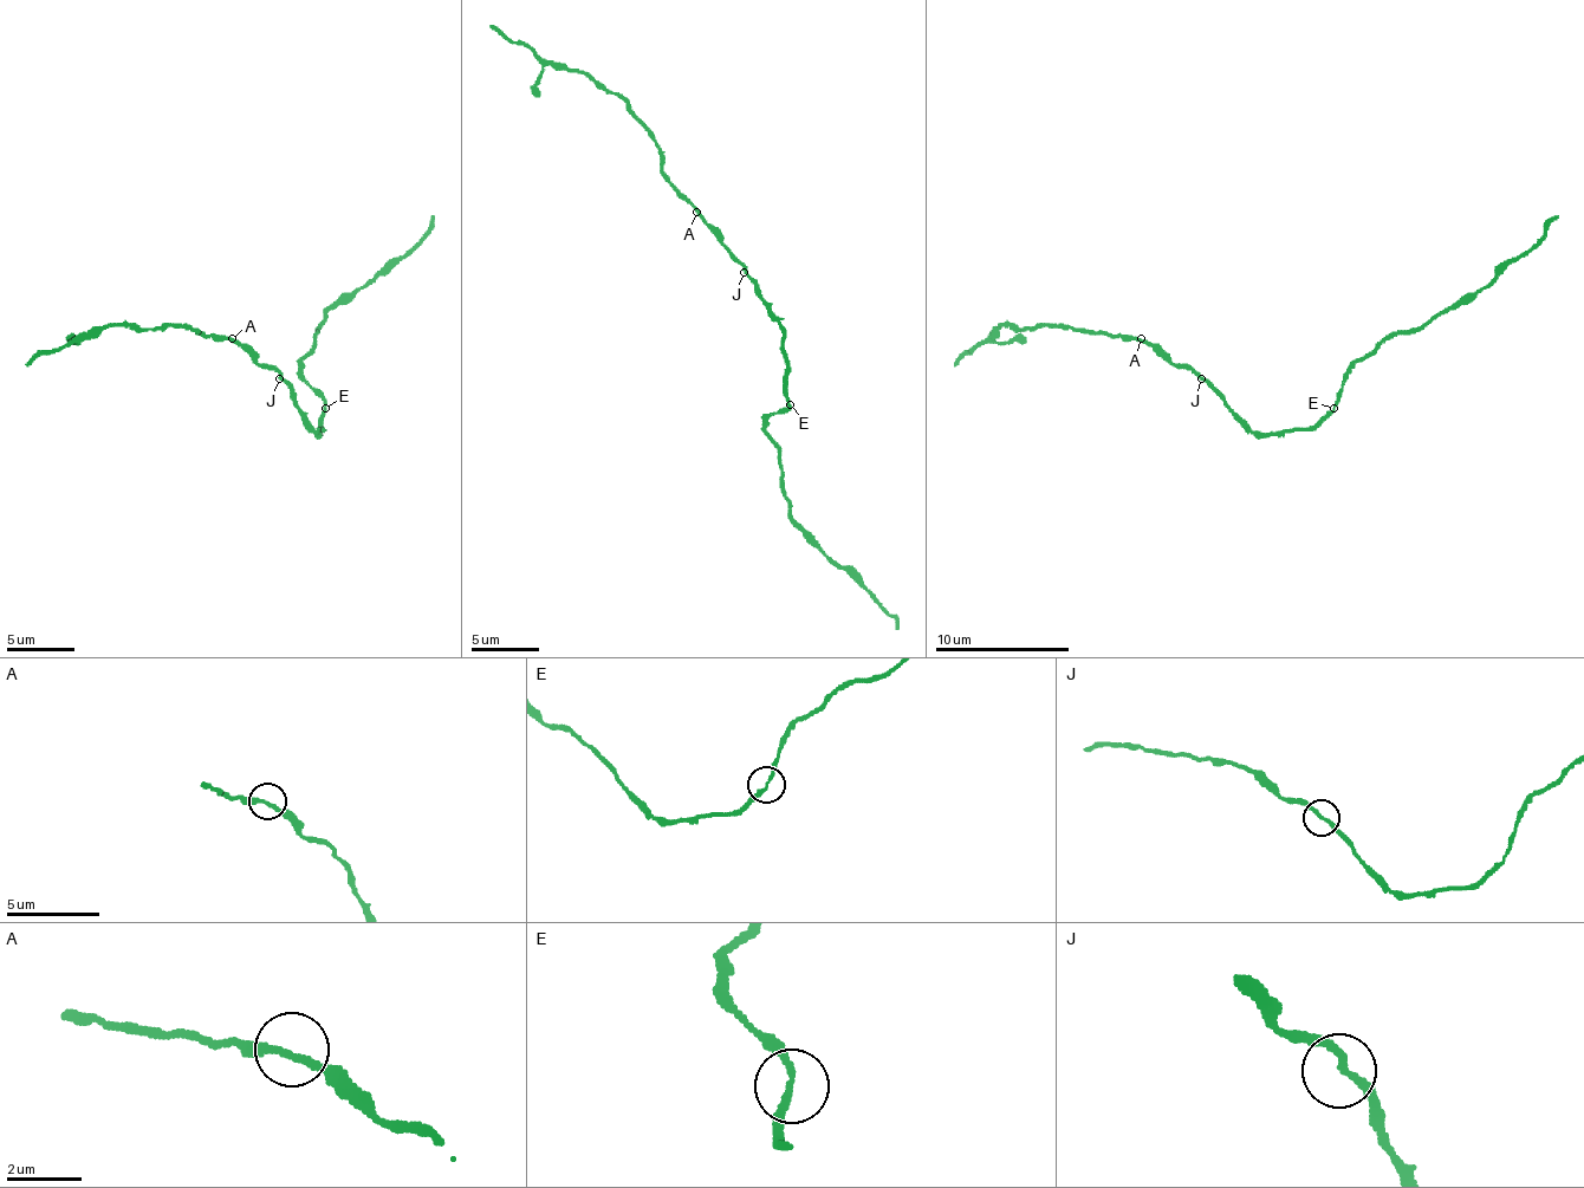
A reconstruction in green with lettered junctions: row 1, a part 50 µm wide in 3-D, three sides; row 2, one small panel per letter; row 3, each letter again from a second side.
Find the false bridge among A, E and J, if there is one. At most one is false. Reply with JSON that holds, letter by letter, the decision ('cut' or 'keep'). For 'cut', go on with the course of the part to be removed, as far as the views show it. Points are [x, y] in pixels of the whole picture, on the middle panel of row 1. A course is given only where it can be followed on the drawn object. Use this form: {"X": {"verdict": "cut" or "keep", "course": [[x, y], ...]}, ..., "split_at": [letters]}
{"A": {"verdict": "keep"}, "E": {"verdict": "keep"}, "J": {"verdict": "keep"}, "split_at": []}

